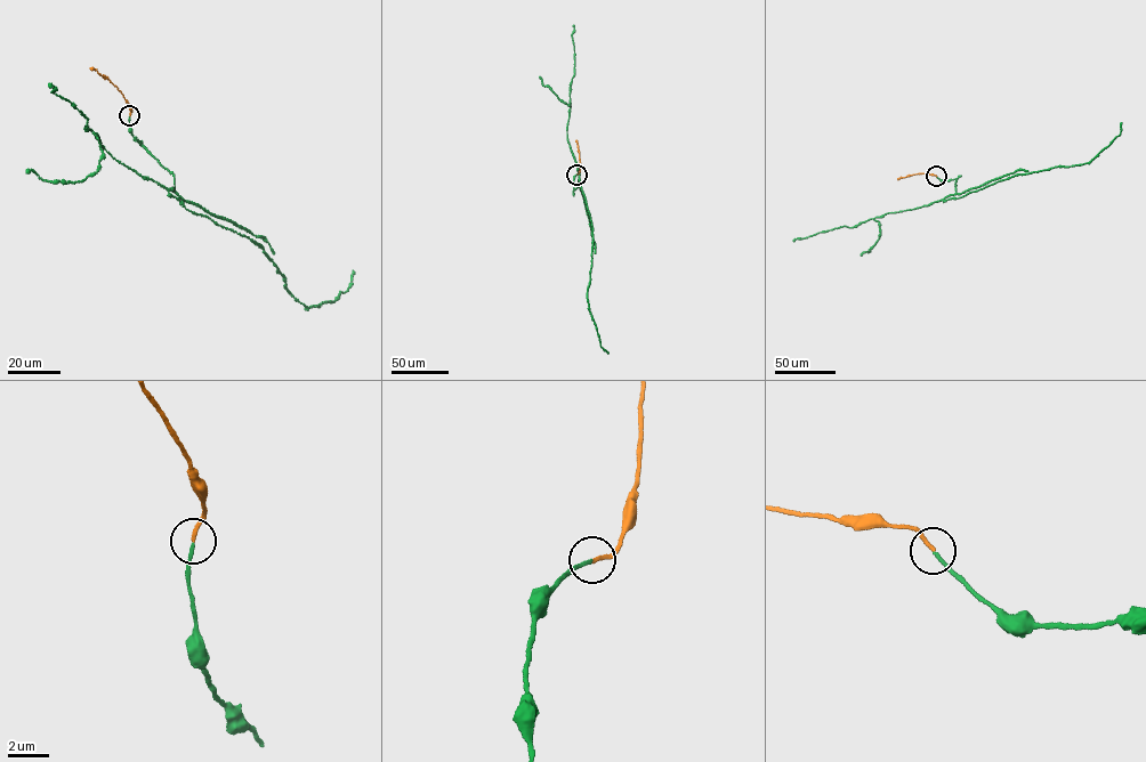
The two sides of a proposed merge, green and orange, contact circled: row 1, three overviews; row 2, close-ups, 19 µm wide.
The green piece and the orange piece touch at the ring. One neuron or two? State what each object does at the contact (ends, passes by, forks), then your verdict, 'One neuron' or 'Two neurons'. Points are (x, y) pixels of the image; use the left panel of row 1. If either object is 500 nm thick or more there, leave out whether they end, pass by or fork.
At the ring green ends. At the ring orange ends. One neuron

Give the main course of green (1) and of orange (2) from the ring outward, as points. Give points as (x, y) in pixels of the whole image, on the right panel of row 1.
1: (936, 176), (943, 180), (957, 179), (955, 193), (944, 201), (1018, 175), (1090, 162), (1120, 135), (1121, 122)
2: (936, 176), (920, 173), (897, 179)

